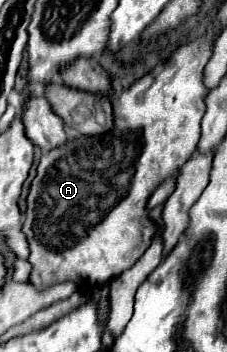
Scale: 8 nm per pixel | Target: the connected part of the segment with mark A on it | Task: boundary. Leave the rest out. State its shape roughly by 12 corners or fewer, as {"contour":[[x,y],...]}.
{"contour":[[211,43],[115,99],[111,131],[41,157],[29,283],[111,281],[197,149]]}

